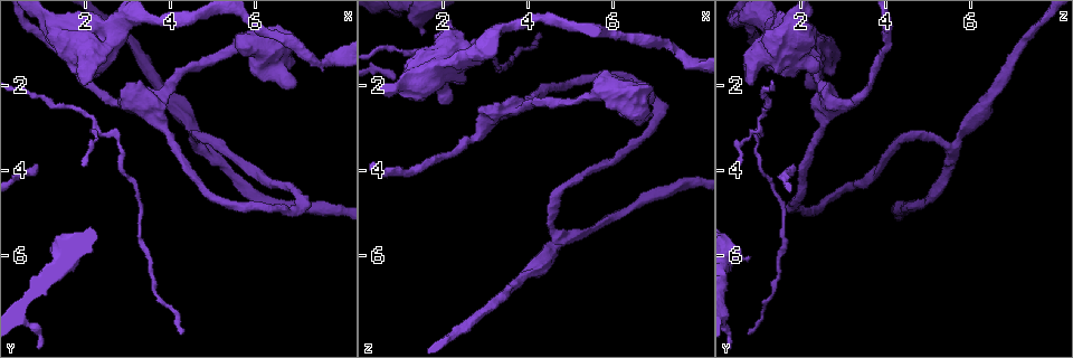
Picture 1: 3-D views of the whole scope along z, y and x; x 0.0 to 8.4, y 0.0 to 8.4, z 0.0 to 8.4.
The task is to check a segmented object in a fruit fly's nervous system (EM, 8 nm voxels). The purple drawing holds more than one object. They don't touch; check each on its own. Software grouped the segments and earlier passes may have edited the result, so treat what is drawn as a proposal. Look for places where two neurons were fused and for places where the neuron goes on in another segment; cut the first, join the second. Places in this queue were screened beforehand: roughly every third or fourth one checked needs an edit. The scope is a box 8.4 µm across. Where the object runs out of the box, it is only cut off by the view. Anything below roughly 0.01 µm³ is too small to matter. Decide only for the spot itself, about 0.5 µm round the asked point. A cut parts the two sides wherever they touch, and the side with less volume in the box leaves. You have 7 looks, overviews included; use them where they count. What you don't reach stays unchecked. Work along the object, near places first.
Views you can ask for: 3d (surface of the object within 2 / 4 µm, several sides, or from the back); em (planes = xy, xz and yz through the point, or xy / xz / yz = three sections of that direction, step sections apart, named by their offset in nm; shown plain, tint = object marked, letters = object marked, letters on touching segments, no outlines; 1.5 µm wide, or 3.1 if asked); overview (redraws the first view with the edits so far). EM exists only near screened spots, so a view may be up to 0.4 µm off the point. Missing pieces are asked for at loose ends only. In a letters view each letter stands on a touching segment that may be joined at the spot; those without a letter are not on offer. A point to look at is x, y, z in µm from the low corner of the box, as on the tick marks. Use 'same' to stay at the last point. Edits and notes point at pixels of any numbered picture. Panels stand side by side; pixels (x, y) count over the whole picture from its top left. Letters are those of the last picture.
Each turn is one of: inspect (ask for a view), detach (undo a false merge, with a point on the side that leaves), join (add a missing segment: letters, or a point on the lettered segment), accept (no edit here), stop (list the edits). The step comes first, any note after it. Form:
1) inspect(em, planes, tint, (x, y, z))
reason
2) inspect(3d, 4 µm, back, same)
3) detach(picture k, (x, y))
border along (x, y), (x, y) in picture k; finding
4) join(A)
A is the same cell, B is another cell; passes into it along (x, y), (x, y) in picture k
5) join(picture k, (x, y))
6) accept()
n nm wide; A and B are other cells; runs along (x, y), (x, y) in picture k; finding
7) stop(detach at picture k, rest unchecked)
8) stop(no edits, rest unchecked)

inspect(em, yz, step 8, tint, (4.35, 7.80, 0.80))
an open end

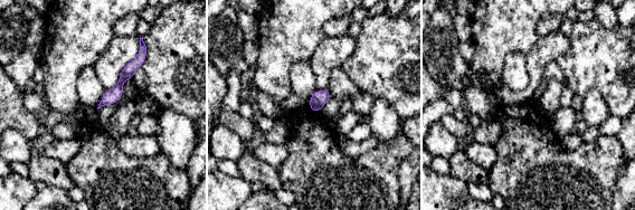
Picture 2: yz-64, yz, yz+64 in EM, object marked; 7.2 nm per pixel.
inspect(em, planes, tint, same)

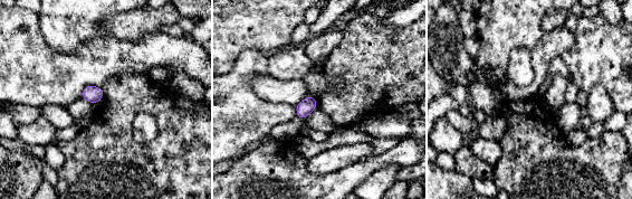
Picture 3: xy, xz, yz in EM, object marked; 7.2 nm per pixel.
inspect(em, planes, letters, same)
see the neighbours

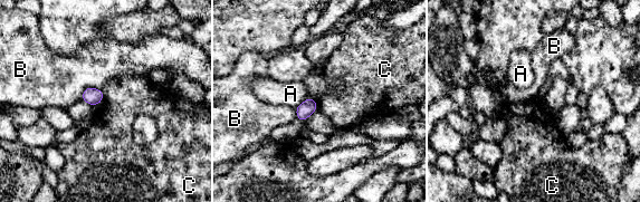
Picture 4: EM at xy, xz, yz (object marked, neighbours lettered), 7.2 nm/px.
accept()
A, B and C are other cells; border along (101, 90), (103, 98) in picture 4; no lettered segment goes on from it

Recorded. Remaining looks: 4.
inspect(3d, 2 µm, back, (1.55, 6.05, 0.85))
an open end

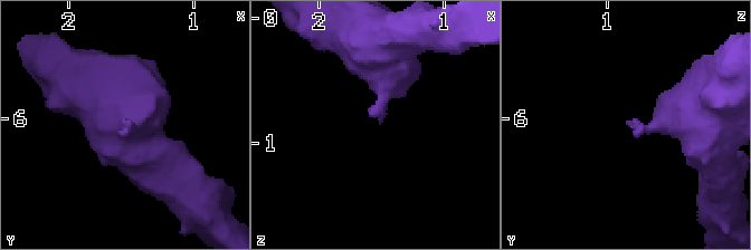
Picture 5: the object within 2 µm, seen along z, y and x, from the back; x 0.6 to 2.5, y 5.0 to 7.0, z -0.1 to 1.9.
inspect(em, planes, tint, (1.52, 6.04, 0.84))

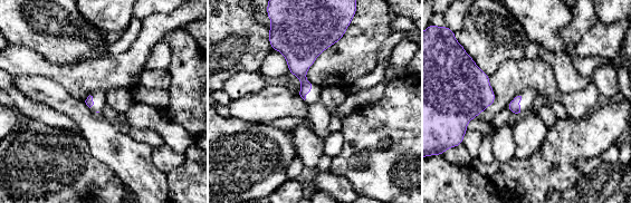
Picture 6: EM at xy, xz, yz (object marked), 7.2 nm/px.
inspect(em, planes, letters, same)

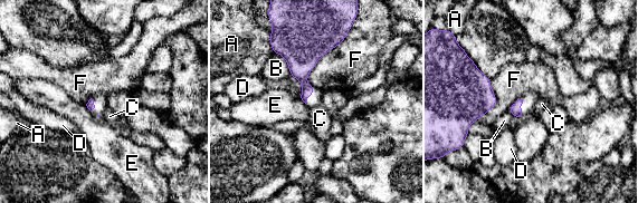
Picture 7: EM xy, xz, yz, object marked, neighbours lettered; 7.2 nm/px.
accept()
A, B, C, D, E and F are other cells; border along (525, 115), (519, 119) in picture 7; no lettered segment goes on from it

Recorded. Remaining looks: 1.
stop(no edits, rest unchecked)

